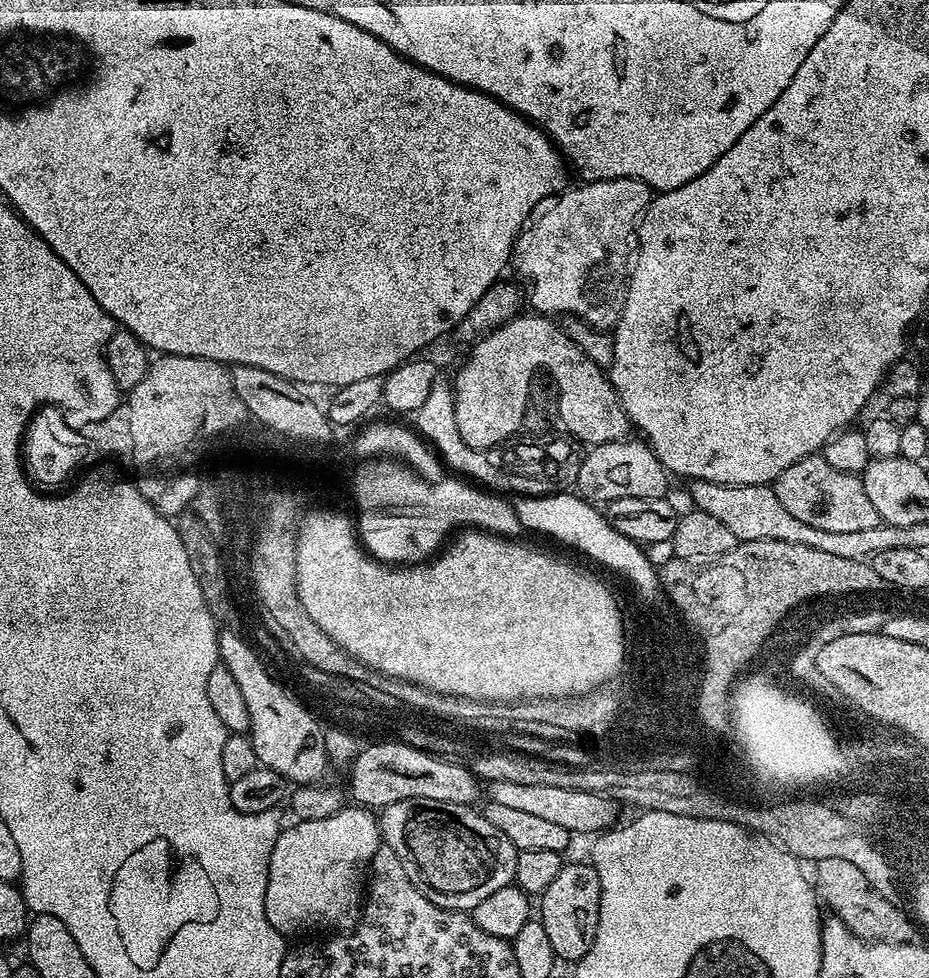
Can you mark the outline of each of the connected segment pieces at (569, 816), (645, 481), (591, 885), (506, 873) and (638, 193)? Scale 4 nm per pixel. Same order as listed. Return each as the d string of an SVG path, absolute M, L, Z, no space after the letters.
M492 782L486 786L487 799L493 803L514 807L531 815L541 817L558 826L567 828L568 832L596 834L611 827L615 820L619 805L614 800L602 798L601 795L589 794L580 790L565 790L552 786L523 785L514 782Z
M625 438L591 445L583 453L576 475L575 491L589 502L607 502L618 498L665 498L670 473L643 439Z
M565 863L550 882L550 886L539 893L538 919L542 926L546 926L550 946L554 946L554 954L561 961L575 962L585 956L596 937L599 917L600 883L591 863Z
M410 798L387 804L379 813L378 823L383 843L398 854L406 878L438 906L471 913L482 898L516 879L516 848L475 807Z
M638 178L590 180L577 183L577 185L577 188L569 187L567 190L559 193L559 195L542 198L542 202L538 202L538 206L534 206L534 210L530 210L530 218L526 218L524 229L520 231L516 239L516 244L512 247L512 259L510 264L513 269L516 267L517 274L521 276L519 279L526 285L527 303L529 300L529 302L536 307L533 309L535 309L537 313L551 314L556 318L561 318L560 316L565 315L564 317L581 320L582 323L588 324L591 328L612 330L615 329L618 318L622 314L624 300L628 296L628 277L630 275L630 261L633 259L634 249L636 247L637 221L643 216L644 211L648 209L648 203L652 201L654 192L653 189L649 188L646 182L642 182Z

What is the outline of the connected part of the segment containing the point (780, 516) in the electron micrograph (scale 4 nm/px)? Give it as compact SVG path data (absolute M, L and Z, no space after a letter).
M692 480L691 507L698 512L710 514L723 522L741 540L777 540L778 542L798 542L802 546L814 546L825 554L838 554L838 558L864 560L882 550L900 548L900 536L904 536L902 526L881 523L870 530L854 530L847 534L837 534L834 530L818 530L818 526L806 526L806 522L794 518L782 502L778 502L772 484L715 484L705 480Z

